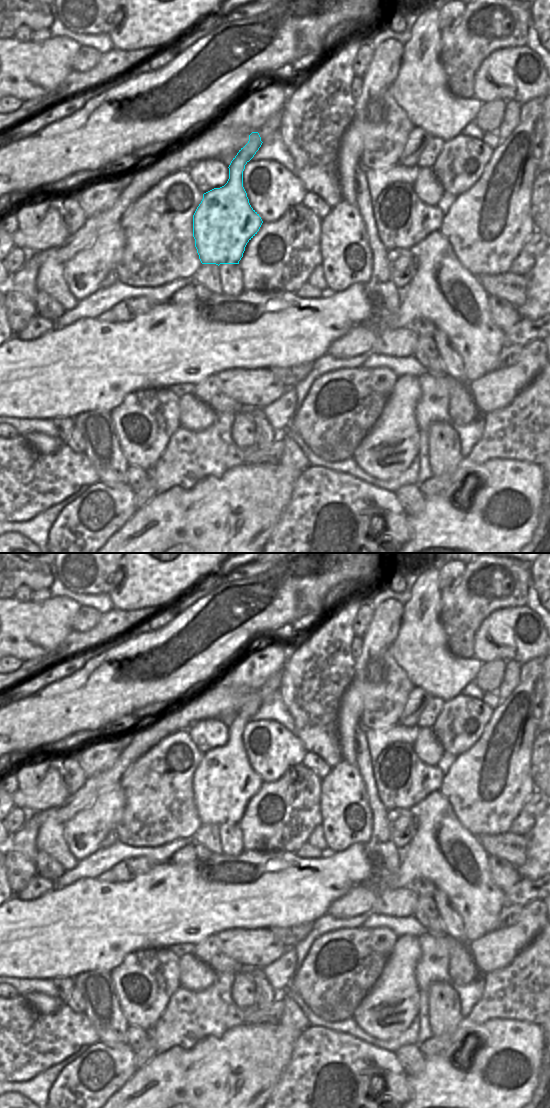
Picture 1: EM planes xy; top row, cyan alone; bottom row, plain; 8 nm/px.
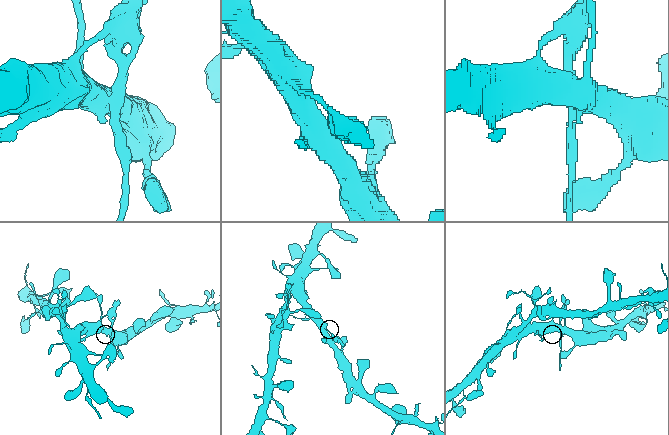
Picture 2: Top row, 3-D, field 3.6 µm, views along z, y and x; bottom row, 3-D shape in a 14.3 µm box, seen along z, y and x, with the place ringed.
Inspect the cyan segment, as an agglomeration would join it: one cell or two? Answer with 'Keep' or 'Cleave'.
Cleave.

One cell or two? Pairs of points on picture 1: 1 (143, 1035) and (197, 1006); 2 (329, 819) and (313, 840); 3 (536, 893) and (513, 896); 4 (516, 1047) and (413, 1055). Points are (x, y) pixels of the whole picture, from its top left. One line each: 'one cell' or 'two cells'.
1: two cells
2: two cells
3: one cell
4: two cells

